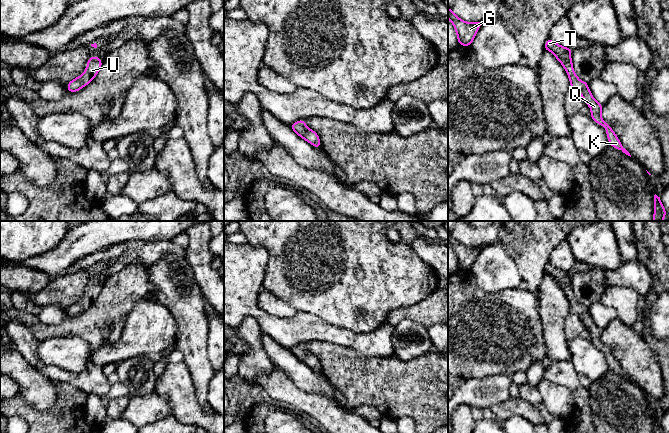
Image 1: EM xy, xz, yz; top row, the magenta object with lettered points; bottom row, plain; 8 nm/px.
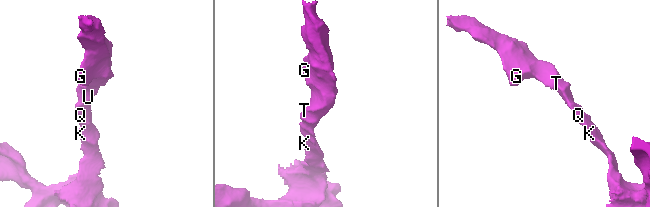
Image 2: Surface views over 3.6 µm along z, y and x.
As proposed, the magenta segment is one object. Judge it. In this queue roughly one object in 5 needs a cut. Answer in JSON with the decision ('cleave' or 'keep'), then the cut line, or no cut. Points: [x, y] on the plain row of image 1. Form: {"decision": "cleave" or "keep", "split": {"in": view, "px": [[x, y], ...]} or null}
{"decision": "keep", "split": null}

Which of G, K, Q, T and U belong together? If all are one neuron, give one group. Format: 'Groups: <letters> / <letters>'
Groups: G K Q T U

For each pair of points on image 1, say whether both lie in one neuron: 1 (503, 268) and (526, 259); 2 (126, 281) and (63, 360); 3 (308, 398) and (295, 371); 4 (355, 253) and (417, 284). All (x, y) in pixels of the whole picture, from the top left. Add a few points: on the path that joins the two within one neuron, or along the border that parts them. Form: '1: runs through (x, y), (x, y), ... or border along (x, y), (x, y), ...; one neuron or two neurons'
1: border along (501, 244), (515, 263), (518, 273), (523, 280); two neurons
2: border along (57, 337), (79, 337), (93, 348); two neurons
3: border along (287, 374), (298, 387), (327, 396); two neurons
4: runs through (370, 253), (374, 253), (402, 279); one neuron

